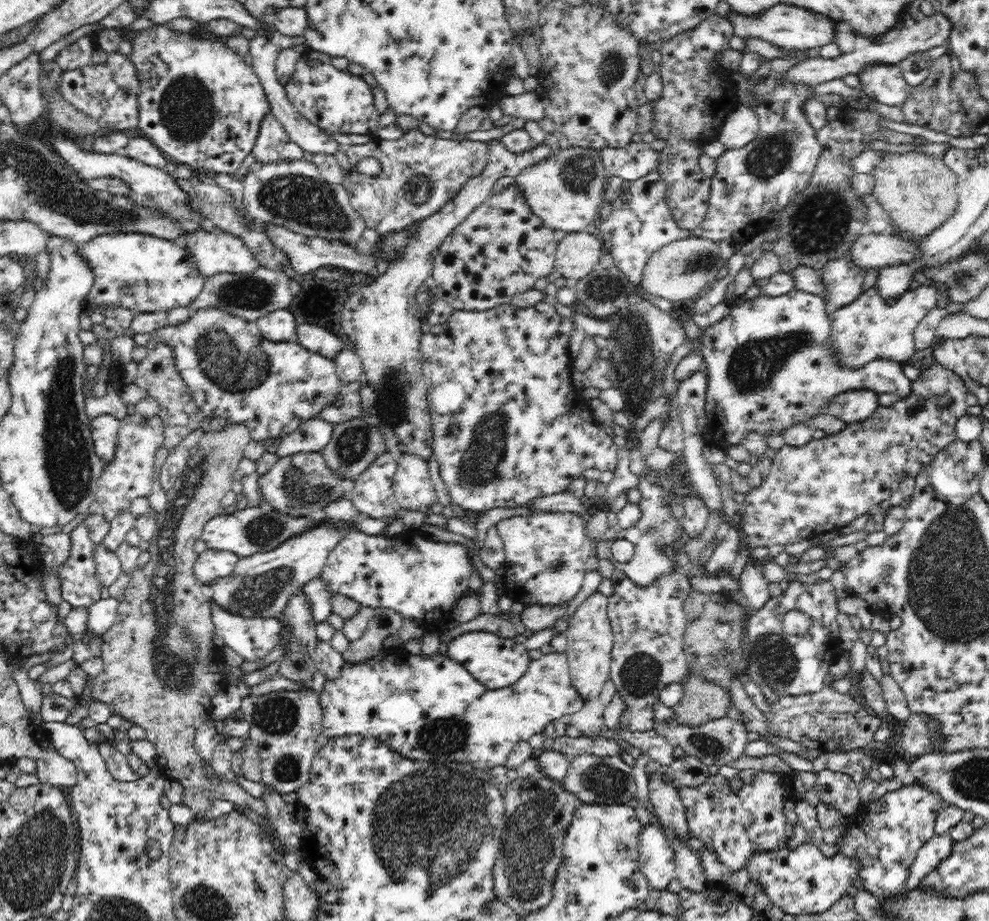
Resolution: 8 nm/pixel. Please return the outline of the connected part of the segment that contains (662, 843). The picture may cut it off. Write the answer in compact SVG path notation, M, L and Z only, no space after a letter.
M654 824L643 826L643 832L639 835L639 864L640 871L647 879L651 889L658 891L666 890L670 881L676 877L675 851L667 840L667 836L662 832L660 827Z

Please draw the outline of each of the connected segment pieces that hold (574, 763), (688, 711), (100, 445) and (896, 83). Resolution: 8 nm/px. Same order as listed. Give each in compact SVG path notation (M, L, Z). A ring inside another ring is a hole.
M581 754L571 758L567 775L563 778L563 787L583 803L599 805L625 804L630 798L636 798L637 786L632 778L633 768L626 765L620 757Z
M687 674L682 680L684 694L674 709L674 721L690 727L701 727L710 720L726 716L728 691L698 677Z
M110 414L91 420L90 432L94 441L94 451L103 461L108 461L114 456L118 428L120 422Z
M896 64L867 66L859 74L861 91L866 100L876 100L888 106L901 106L911 93L911 88Z

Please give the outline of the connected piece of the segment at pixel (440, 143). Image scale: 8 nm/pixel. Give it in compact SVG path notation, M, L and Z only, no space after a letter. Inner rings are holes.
M418 127L405 133L400 140L373 138L368 144L344 148L352 165L368 156L380 163L381 171L377 175L348 173L343 181L352 209L360 213L366 228L373 228L379 236L398 232L438 212L470 178L484 170L489 146L493 143L442 140L427 136Z

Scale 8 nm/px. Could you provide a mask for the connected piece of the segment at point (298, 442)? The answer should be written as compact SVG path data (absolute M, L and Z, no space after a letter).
M321 419L302 421L300 426L288 433L279 445L279 457L298 454L298 452L322 452L332 440L334 424Z

